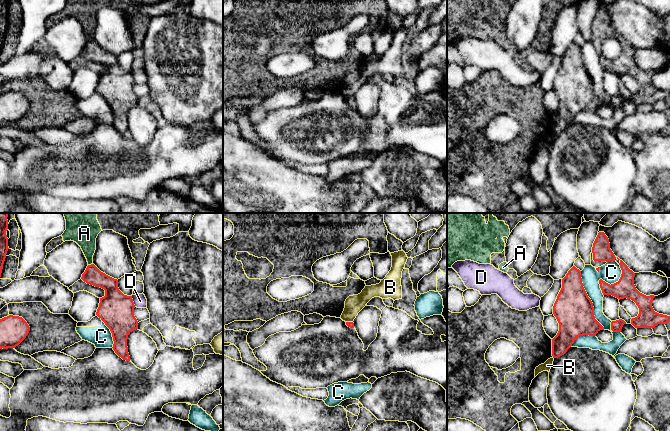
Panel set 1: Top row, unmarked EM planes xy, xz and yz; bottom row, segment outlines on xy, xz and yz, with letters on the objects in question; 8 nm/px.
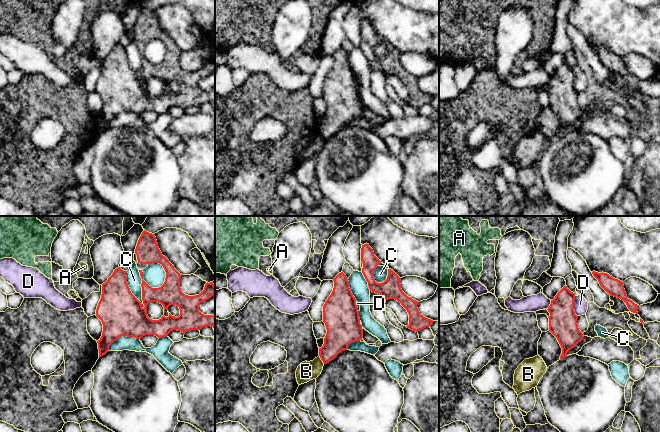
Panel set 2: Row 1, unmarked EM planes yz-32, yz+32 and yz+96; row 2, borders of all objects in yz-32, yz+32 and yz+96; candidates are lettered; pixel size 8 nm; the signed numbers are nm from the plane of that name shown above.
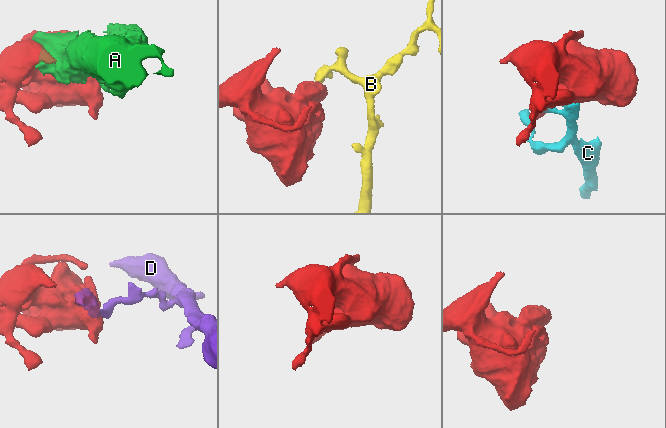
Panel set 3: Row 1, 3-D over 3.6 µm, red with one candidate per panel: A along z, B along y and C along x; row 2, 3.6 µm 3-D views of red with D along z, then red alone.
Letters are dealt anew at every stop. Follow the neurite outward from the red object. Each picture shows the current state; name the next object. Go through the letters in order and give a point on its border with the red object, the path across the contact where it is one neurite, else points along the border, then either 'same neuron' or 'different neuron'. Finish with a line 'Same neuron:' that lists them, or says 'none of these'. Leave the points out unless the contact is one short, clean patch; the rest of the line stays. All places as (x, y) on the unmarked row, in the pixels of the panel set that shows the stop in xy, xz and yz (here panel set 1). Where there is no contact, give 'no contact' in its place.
A: xy (91, 40) | different neuron
B: xz (349, 98) | along xz (346, 97), (352, 98) | different neuron
C: yz (590, 76) | different neuron
D: xy (132, 77) | along xy (131, 72), (135, 82) | different neuron
Same neuron: none of these

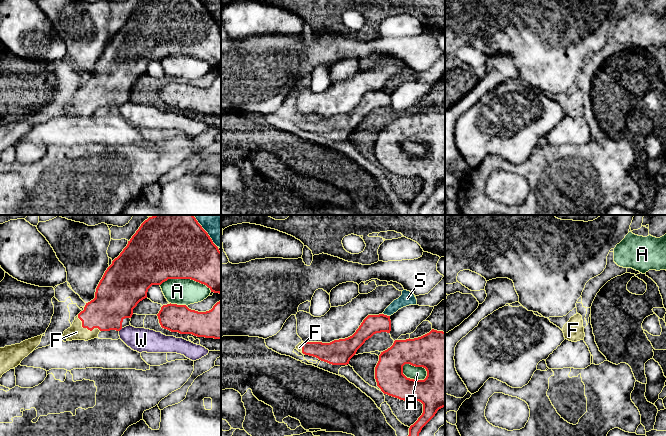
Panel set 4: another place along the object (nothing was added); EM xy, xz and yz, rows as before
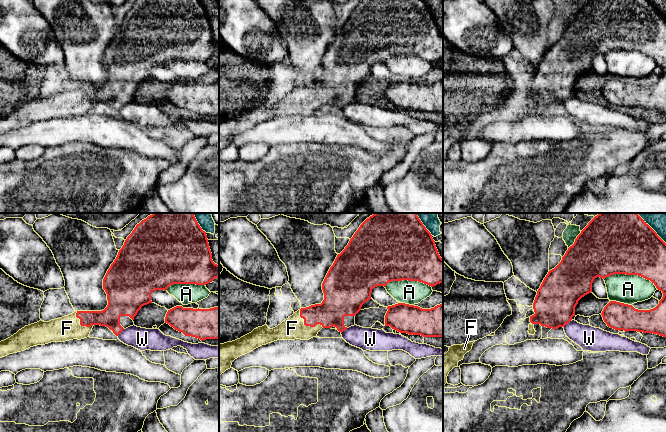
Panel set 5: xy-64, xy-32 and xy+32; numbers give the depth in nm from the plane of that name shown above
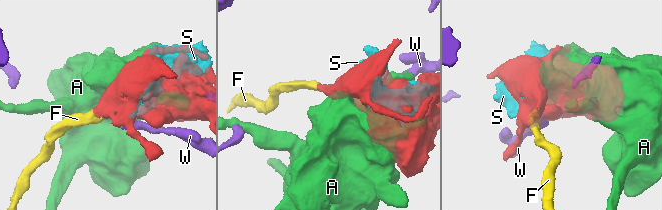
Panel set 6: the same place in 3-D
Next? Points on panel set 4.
A: xz (417, 142) | different neuron
F: xy (86, 103) | across xy (106, 87), (99, 90), (86, 103), (76, 108) | same neuron
S: xz (386, 91) | different neuron
W: xy (120, 105) | different neuron
Same neuron: F

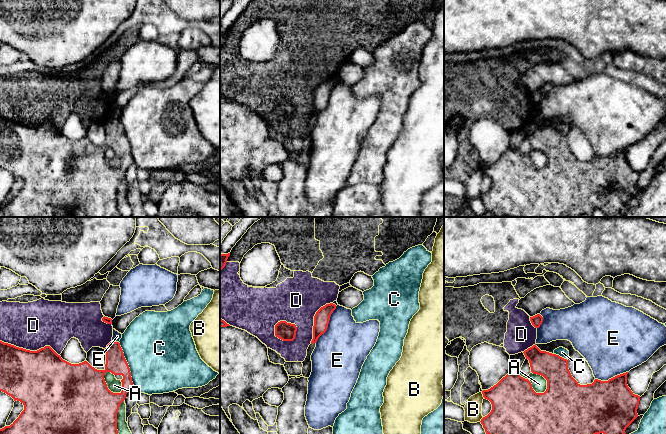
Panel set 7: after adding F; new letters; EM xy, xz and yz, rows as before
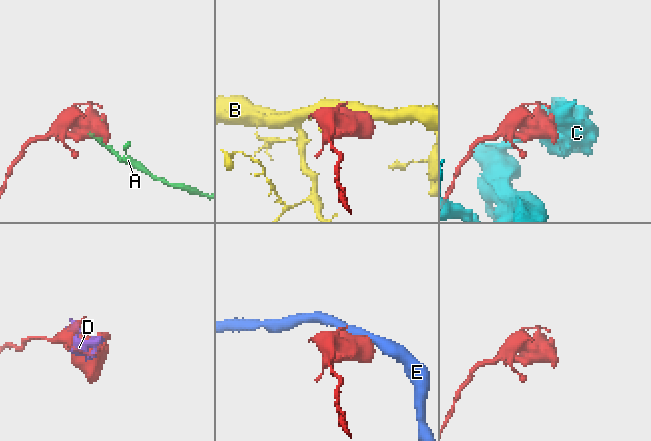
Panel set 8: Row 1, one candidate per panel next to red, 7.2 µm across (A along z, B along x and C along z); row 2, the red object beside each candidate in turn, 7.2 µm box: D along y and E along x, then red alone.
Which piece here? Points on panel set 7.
A: yz (531, 162) | different neuron
B: yz (483, 171) | different neuron
C: xy (127, 140) | different neuron
D: xz (280, 114) | different neuron
E: xz (328, 99) | different neuron
Same neuron: none of these

